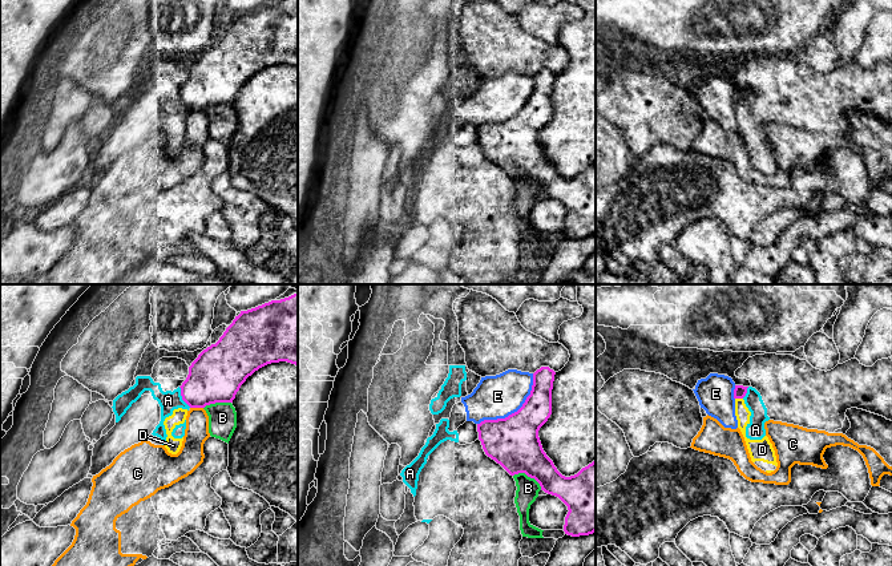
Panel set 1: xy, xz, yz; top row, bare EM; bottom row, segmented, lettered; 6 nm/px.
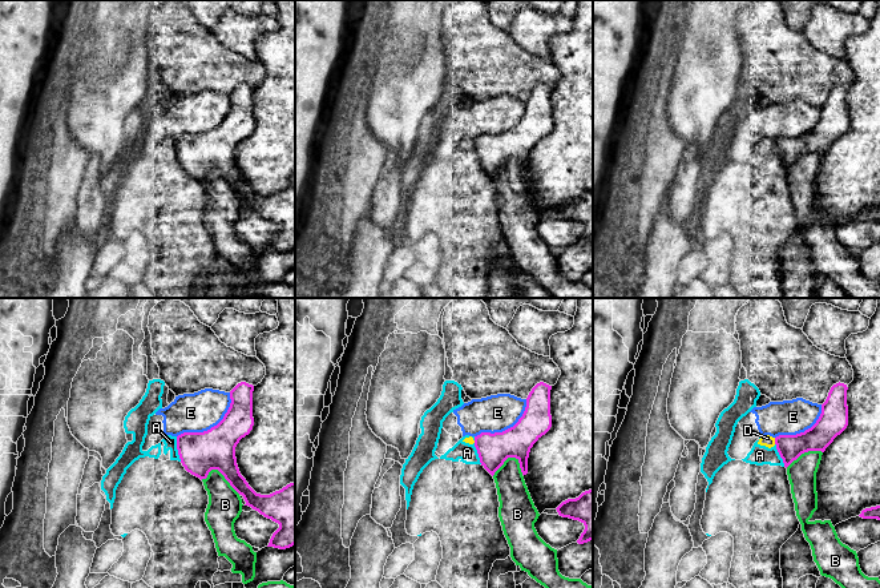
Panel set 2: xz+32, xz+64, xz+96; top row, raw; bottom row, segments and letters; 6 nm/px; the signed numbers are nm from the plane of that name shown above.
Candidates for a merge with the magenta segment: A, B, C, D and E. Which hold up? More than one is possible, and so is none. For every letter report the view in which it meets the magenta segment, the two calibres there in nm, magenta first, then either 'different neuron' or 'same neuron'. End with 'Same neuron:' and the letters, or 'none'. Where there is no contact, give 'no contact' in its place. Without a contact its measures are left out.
A: meets magenta in xy; 320 nm thick on the magenta side, 120 nm on the other; different neuron
B: meets magenta in xz; 320 nm thick on the magenta side, 130 nm on the other; different neuron
C: meets magenta in xy; 320 nm thick on the magenta side, 140 nm on the other; different neuron
D: meets magenta in yz; 80 nm thick on the magenta side, 90 nm on the other; different neuron
E: meets magenta in xz; 320 nm thick on the magenta side, 260 nm on the other; different neuron
Same neuron: none

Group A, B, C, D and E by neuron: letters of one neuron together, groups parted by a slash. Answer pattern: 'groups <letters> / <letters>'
groups A D / B / C / E

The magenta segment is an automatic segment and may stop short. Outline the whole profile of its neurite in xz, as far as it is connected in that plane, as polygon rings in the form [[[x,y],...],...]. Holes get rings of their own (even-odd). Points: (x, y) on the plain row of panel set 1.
[[[541,69],[533,76],[530,97],[522,109],[505,121],[484,122],[477,126],[479,142],[488,159],[500,166],[510,178],[525,175],[534,181],[541,193],[558,199],[566,209],[564,234],[572,239],[589,238],[596,234],[596,162],[577,177],[562,178],[542,151],[538,133],[552,117],[552,92],[556,74]]]

